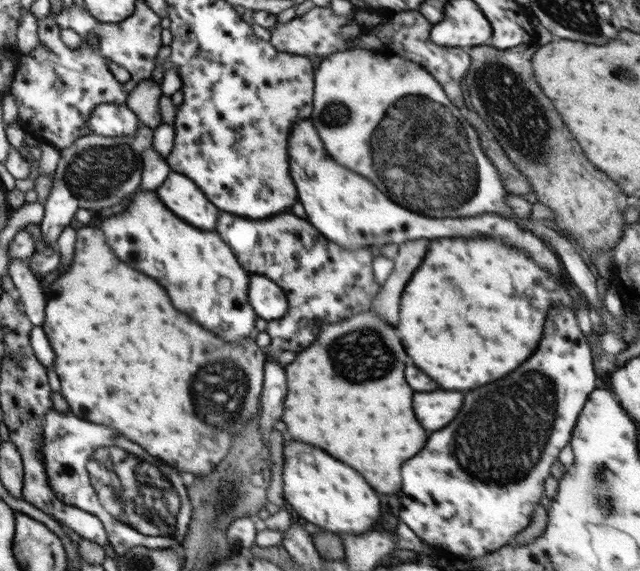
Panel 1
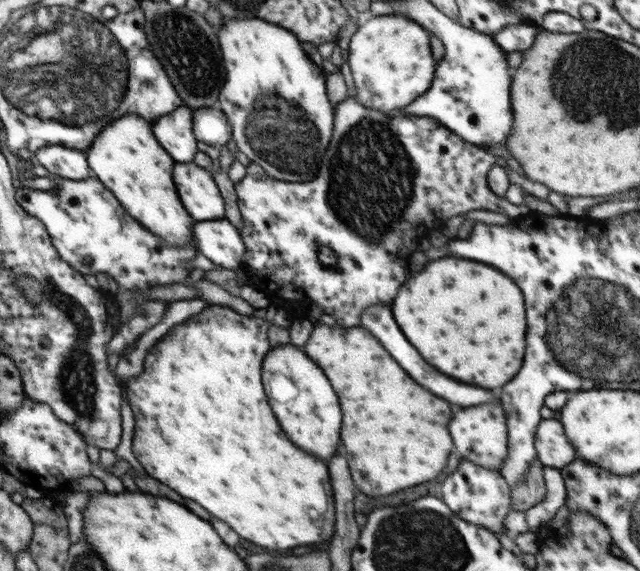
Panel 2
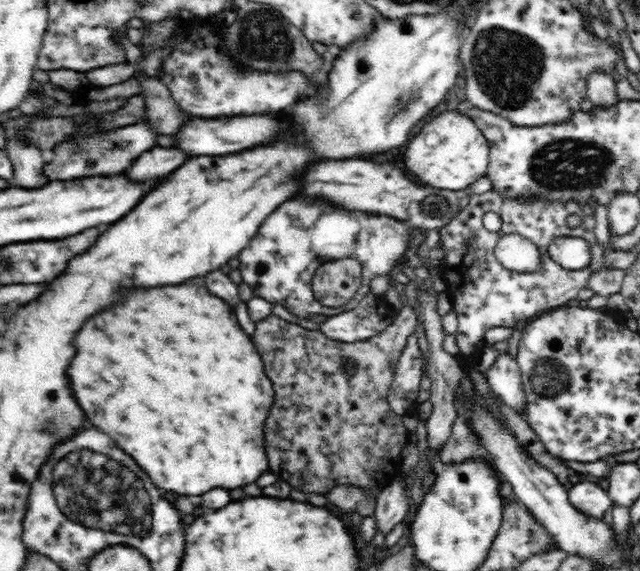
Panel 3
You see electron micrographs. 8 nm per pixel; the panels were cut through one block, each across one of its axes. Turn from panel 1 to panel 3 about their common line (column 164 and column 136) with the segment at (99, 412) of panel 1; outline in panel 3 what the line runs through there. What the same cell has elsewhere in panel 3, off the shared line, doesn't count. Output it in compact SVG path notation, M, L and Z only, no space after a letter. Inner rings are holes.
M204 277L190 278L190 282L182 286L162 286L154 290L134 290L126 304L118 304L110 310L104 310L102 314L96 314L90 318L82 330L76 336L76 348L78 354L74 362L70 364L68 376L72 380L72 390L76 394L78 404L86 412L88 420L106 432L118 448L122 448L126 454L130 454L142 470L152 478L154 486L166 492L174 492L180 496L200 496L206 494L206 490L214 488L224 488L224 490L234 490L246 484L256 483L259 476L269 472L269 462L264 449L264 422L266 416L274 405L274 387L272 381L268 379L264 372L264 365L260 358L260 353L256 350L251 336L246 334L230 306L210 294L206 290L206 279Z

